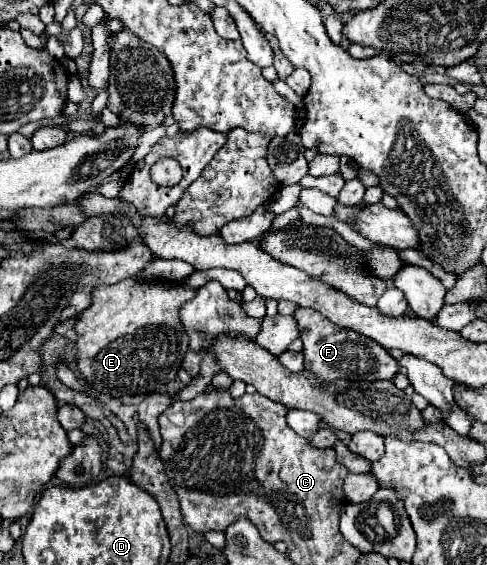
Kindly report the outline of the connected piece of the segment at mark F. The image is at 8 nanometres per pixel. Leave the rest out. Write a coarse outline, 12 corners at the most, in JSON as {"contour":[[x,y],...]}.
{"contour":[[312,308],[294,318],[320,380],[394,380],[378,342]]}

